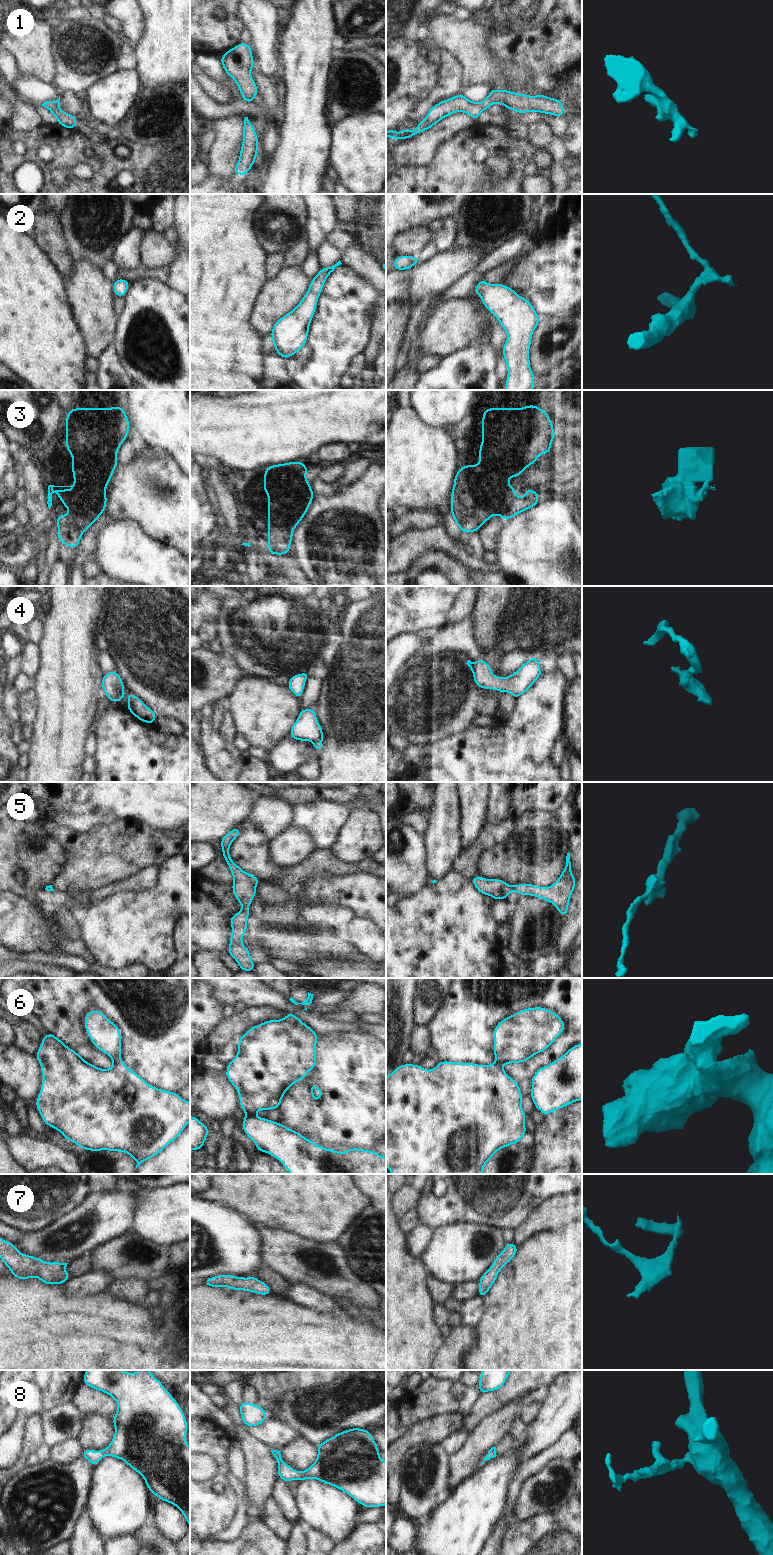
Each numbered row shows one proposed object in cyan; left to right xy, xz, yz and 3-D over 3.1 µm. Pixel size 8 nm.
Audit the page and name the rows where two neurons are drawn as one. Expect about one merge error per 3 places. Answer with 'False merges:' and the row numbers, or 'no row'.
False merges: 3.

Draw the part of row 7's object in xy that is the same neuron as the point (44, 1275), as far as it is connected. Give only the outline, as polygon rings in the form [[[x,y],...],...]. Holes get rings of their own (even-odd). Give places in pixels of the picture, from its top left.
[[[0,1237],[0,1258],[11,1274],[21,1280],[37,1277],[47,1285],[59,1284],[71,1278],[65,1271],[68,1263],[48,1263],[40,1258],[26,1255],[17,1250],[12,1242]]]

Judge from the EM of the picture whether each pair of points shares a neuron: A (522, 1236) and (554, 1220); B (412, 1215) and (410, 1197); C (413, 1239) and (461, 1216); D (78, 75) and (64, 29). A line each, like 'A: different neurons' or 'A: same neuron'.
A: same neuron
B: different neurons
C: different neurons
D: same neuron

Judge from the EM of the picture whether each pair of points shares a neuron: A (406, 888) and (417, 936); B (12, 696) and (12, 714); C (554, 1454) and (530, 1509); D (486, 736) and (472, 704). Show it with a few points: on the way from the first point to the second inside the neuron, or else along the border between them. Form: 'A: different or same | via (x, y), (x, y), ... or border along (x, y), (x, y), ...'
A: different | border along (427, 882), (416, 892), (401, 897)
B: same | via (12, 700), (12, 710)
C: different | border along (571, 1459), (551, 1460), (539, 1472), (532, 1475)
D: different | border along (471, 723), (464, 731), (451, 736)

